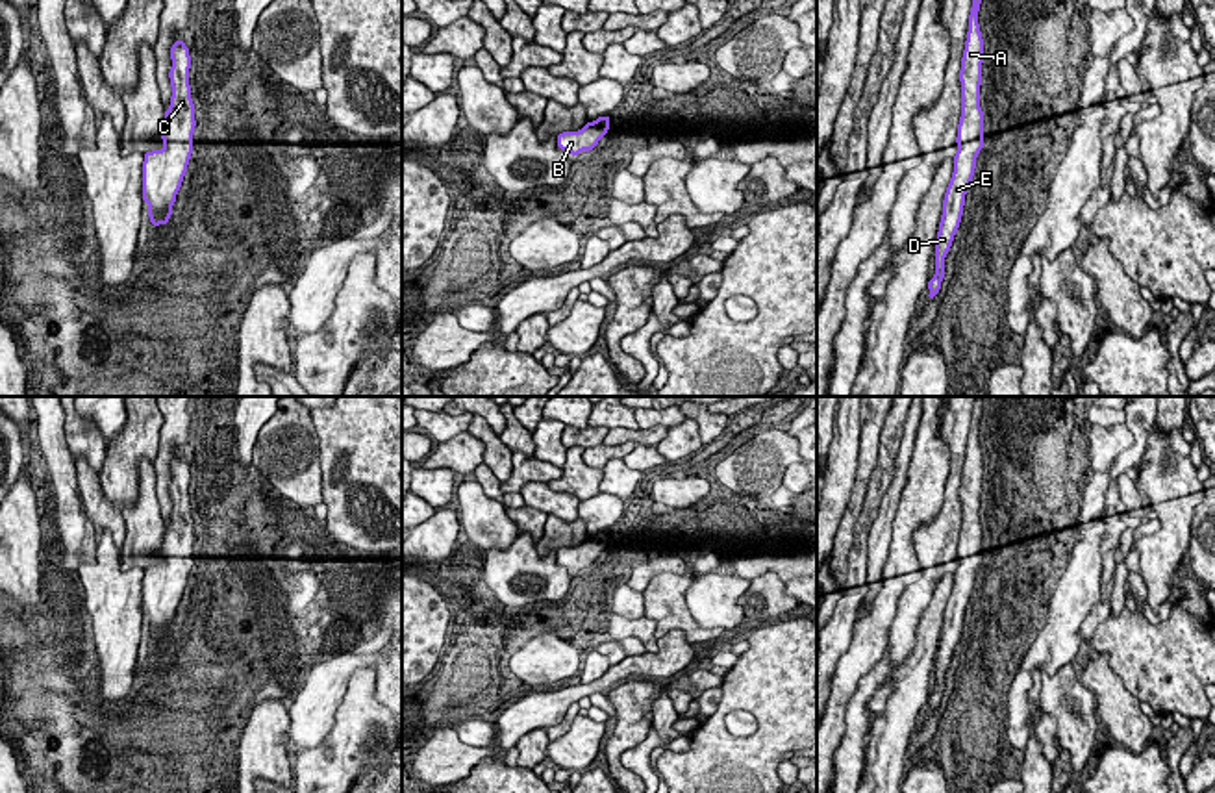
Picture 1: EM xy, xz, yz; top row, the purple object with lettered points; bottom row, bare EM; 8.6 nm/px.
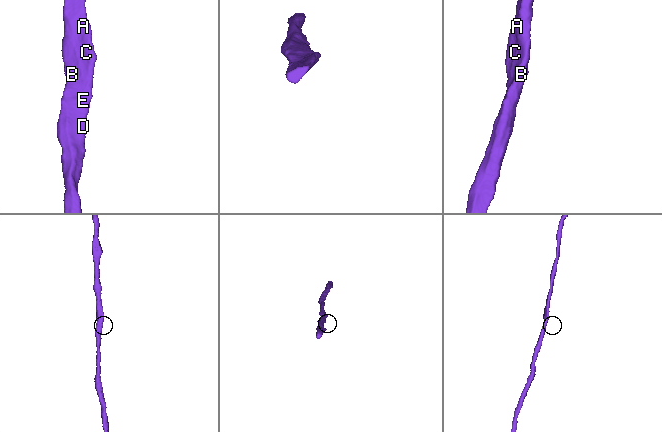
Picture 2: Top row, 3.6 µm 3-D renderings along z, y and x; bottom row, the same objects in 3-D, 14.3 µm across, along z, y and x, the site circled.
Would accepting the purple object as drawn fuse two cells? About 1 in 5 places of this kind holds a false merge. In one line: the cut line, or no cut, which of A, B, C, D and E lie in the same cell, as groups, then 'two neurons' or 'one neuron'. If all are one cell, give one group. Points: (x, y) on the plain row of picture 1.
cut none; groups A B C D E; one neuron

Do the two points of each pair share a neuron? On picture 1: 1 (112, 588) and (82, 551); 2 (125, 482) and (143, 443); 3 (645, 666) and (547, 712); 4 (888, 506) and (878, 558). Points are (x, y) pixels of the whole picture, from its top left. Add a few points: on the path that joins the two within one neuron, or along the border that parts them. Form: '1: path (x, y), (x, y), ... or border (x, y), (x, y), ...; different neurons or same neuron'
1: border (99, 532), (97, 560), (82, 564), (76, 571); different neurons
2: path (125, 473), (125, 462), (134, 453); same neuron
3: path (621, 673), (612, 675), (599, 686), (571, 695); same neuron
4: path (884, 519), (878, 545); same neuron

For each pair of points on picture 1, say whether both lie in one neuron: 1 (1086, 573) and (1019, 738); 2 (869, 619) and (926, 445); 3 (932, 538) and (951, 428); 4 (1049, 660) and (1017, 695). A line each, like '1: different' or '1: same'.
1: same
2: same
3: same
4: same

